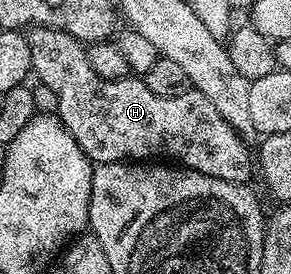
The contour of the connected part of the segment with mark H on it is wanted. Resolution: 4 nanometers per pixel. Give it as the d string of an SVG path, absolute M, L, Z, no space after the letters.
M39 25L27 28L24 34L33 76L38 76L54 92L54 101L58 104L56 116L64 123L72 139L76 139L80 151L84 151L91 163L107 165L113 161L129 162L131 159L173 159L179 166L212 175L212 179L224 179L237 185L247 184L251 180L250 172L255 172L256 165L252 160L251 150L250 153L246 150L247 142L204 95L197 91L175 97L156 95L148 91L145 80L138 75L121 77L115 81L102 79L100 75L96 75L96 71L92 71L92 67L88 67L88 55L83 42L72 35Z

